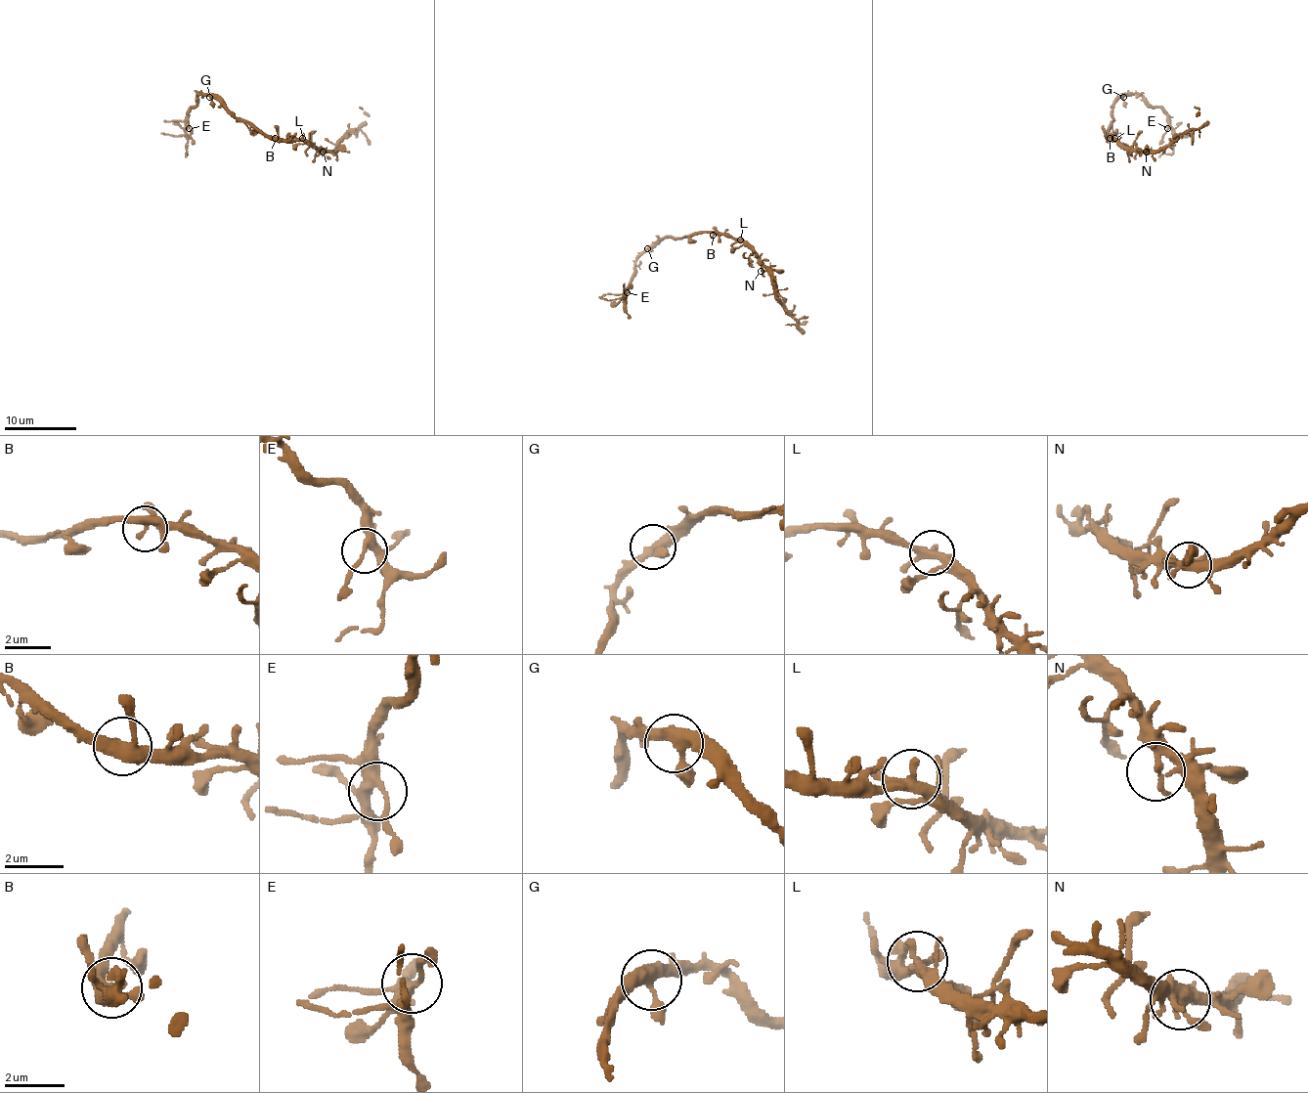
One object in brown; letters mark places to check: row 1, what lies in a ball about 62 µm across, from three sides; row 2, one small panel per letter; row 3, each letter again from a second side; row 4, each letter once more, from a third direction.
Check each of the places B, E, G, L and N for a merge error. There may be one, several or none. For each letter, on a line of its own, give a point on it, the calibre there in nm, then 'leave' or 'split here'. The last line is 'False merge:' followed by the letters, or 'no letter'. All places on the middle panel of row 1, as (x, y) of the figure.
B: at (713, 235); 360 nm thick; leave
E: at (627, 292); 300 nm thick; leave
G: at (647, 248); 360 nm thick; leave
L: at (740, 240); 320 nm thick; leave
N: at (761, 271); 200 nm thick; leave
False merge: no letter

